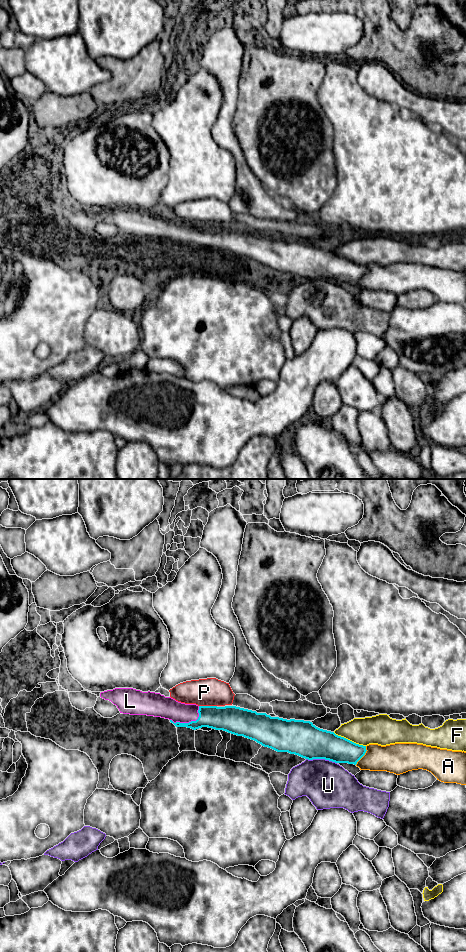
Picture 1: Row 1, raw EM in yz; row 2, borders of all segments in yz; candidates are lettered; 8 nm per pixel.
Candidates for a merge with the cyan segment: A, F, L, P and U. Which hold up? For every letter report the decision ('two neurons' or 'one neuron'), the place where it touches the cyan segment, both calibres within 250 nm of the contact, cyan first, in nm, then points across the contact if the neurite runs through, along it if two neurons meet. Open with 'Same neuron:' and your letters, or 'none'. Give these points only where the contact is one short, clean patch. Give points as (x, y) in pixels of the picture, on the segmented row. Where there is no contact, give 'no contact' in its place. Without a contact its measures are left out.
Same neuron: L
A: two neurons | yz (364, 754) | 220/240 nm
F: two neurons | yz (349, 740) | 240/220 nm
L: one neuron | yz (189, 722) | 190/180 nm
P: two neurons | yz (208, 706) | 220/220 nm
U: two neurons | yz (321, 758) | 280/360 nm | along yz (306, 758), (328, 759), (336, 763)

